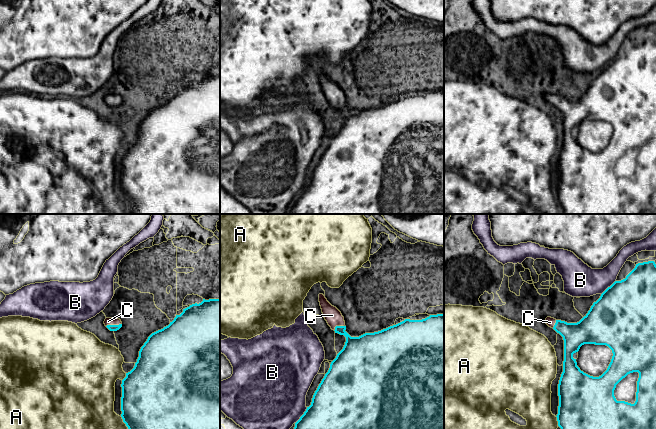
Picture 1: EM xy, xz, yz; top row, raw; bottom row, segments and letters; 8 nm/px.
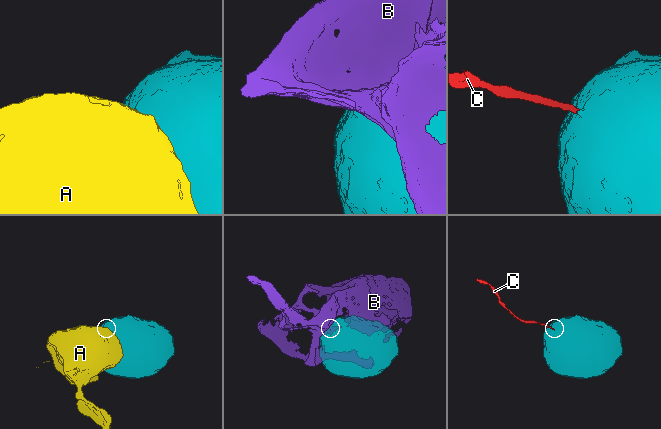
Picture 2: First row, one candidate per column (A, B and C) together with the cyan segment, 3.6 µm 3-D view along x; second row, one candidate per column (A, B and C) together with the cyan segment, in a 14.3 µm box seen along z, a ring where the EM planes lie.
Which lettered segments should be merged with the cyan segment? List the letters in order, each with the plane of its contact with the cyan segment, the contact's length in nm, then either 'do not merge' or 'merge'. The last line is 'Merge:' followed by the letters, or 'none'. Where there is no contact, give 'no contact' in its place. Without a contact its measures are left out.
A: meets cyan in yz; contact 80 nm long; do not merge
B: meets cyan in xz; contact 170 nm long; do not merge
C: meets cyan in xy; contact 130 nm long; merge
Merge: C

